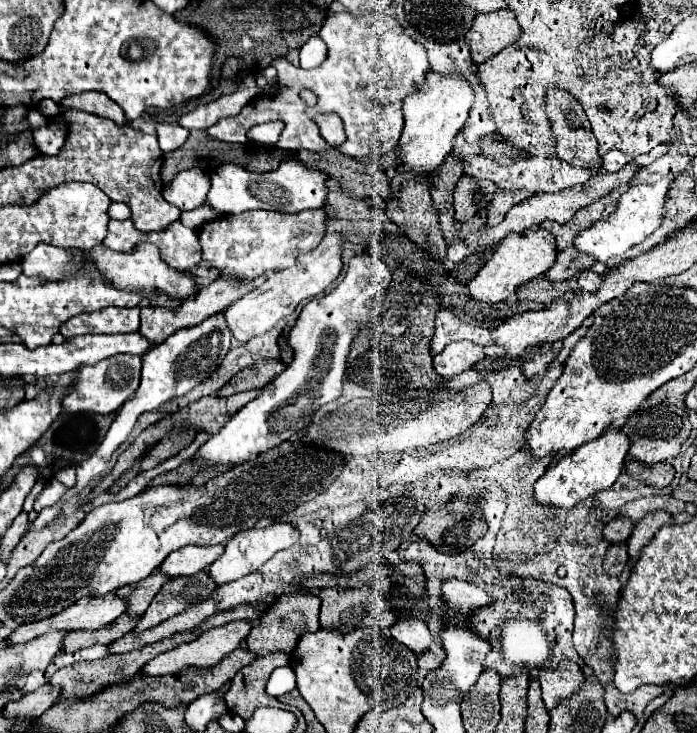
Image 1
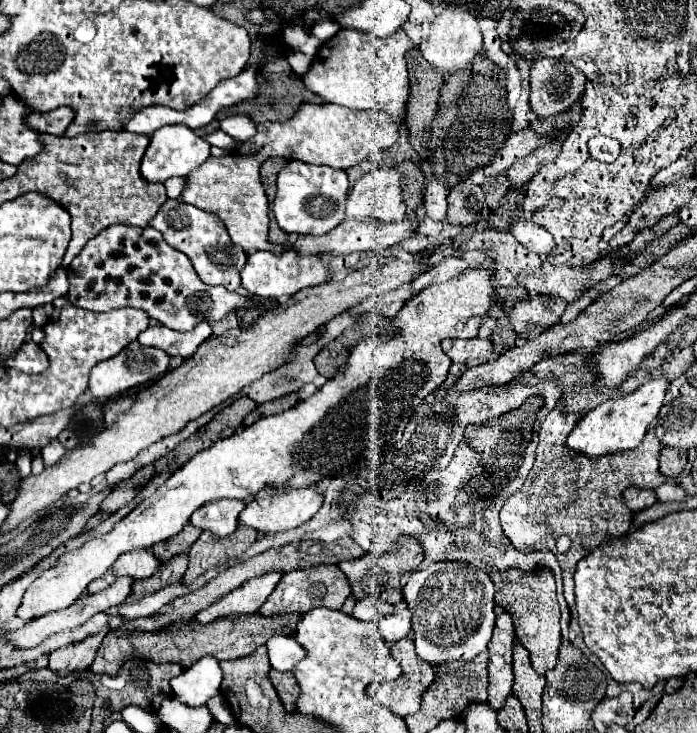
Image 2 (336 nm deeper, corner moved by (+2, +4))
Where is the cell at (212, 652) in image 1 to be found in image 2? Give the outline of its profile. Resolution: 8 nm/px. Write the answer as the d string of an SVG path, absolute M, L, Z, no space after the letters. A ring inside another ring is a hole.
M280 572L276 574L264 574L260 578L252 578L252 582L242 584L240 588L232 590L230 594L222 596L212 606L200 610L196 614L198 624L210 624L218 618L236 618L236 616L248 616L252 612L258 612L258 608L264 604L264 600L270 596L278 580L282 578Z

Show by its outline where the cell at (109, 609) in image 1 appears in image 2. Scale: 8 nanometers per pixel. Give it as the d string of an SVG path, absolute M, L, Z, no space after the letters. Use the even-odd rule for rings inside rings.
M132 550L128 554L122 554L112 564L112 570L108 570L108 574L104 574L104 578L92 582L92 586L88 586L88 594L96 594L96 592L104 590L118 576L130 576L134 580L150 578L158 570L158 566L160 566L160 560L156 560L150 550Z

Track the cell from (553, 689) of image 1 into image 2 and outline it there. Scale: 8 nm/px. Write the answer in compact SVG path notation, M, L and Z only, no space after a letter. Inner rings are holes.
M506 570L506 574L492 572L490 578L496 586L496 604L512 616L516 638L530 652L532 668L538 674L546 674L556 666L560 650L560 610L552 572L538 570L536 574L524 574L522 570Z

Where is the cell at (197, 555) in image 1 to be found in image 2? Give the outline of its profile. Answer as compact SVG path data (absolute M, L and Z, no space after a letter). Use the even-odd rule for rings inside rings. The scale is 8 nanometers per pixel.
M216 500L196 510L190 518L190 524L212 532L216 538L224 538L238 528L238 514L244 510L244 506L246 504L240 500Z

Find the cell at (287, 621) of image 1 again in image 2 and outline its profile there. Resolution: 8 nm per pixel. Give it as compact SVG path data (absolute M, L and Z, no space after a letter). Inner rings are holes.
M312 566L306 570L292 570L282 576L282 580L276 584L274 592L268 596L268 600L260 606L258 614L272 616L278 612L308 612L316 606L326 606L330 610L340 610L340 606L350 596L350 586L344 574L338 570L338 566Z

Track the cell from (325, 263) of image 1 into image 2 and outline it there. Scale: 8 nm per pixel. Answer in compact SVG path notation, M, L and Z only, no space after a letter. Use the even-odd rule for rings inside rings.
M374 168L360 178L348 192L348 218L374 218L380 222L400 222L406 216L402 200L402 172L396 168Z

